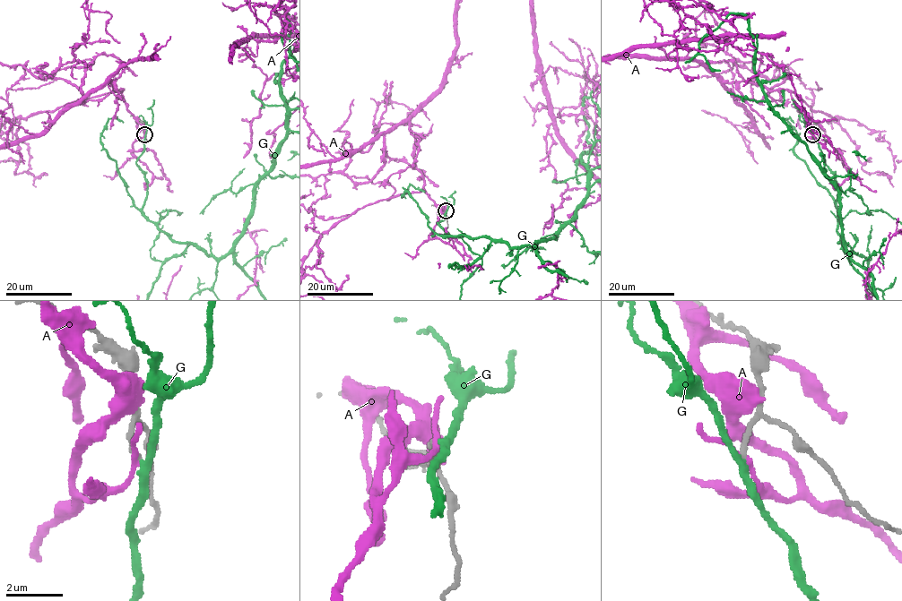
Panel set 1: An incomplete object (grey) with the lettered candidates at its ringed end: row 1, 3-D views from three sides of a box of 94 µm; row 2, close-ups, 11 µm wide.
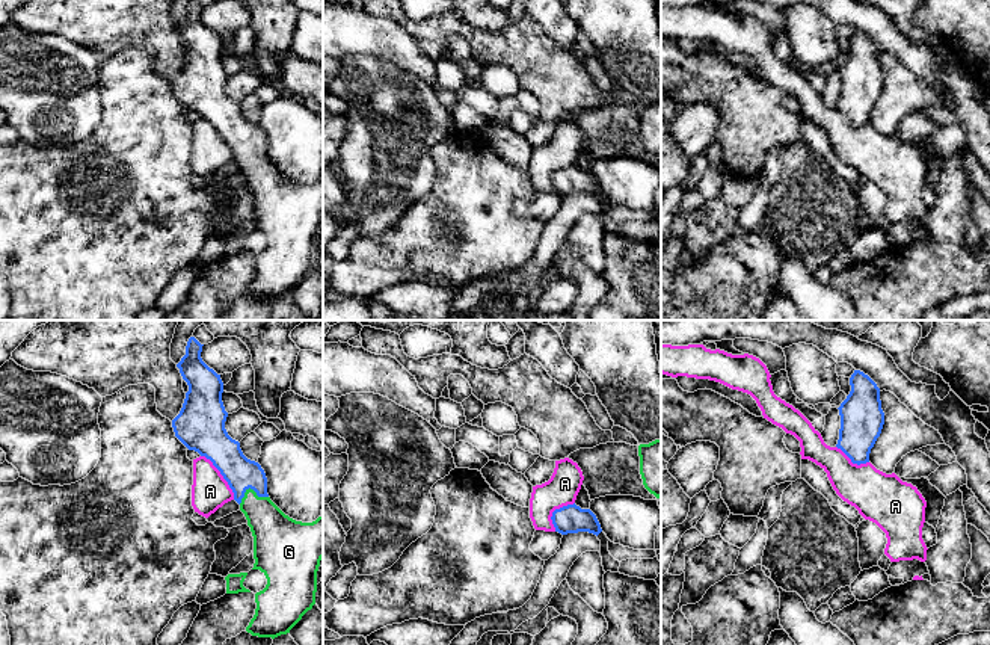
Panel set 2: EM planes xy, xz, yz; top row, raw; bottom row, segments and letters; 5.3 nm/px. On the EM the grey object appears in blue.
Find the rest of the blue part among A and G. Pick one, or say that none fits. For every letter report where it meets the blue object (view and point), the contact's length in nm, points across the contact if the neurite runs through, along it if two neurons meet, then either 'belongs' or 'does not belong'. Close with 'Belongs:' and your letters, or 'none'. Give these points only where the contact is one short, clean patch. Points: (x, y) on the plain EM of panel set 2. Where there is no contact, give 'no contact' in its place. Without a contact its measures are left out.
A: contact xy (222, 136); length 300 nm; does not belong
G: contact xy (251, 150); length 170 nm; way xy (240, 135), (251, 150), (255, 166), (272, 191); belongs
Belongs: G

